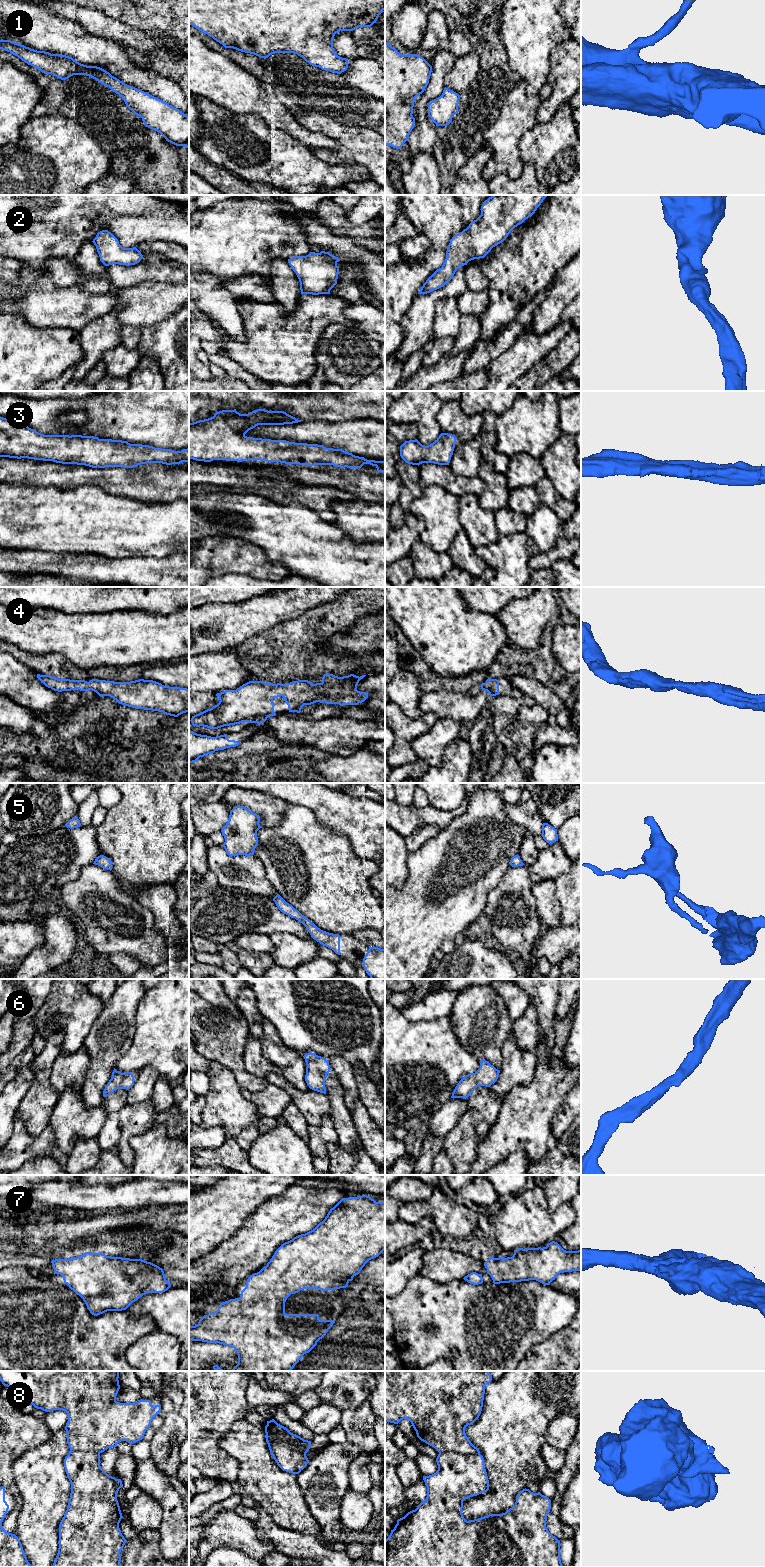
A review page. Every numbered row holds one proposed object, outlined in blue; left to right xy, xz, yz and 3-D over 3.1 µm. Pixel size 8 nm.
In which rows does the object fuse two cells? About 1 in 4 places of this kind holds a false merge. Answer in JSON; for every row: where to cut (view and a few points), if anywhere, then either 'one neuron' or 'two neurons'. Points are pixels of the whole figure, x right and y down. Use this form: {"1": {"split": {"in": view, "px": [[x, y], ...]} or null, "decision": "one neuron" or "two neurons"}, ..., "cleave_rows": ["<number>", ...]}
{"1": {"split": null, "decision": "one neuron"}, "2": {"split": null, "decision": "one neuron"}, "3": {"split": null, "decision": "one neuron"}, "4": {"split": null, "decision": "one neuron"}, "5": {"split": null, "decision": "one neuron"}, "6": {"split": null, "decision": "one neuron"}, "7": {"split": null, "decision": "one neuron"}, "8": {"split": {"in": "xz", "px": [[265, 1428], [275, 1430], [281, 1435], [287, 1435], [289, 1440]]}, "decision": "two neurons"}, "cleave_rows": ["8"]}

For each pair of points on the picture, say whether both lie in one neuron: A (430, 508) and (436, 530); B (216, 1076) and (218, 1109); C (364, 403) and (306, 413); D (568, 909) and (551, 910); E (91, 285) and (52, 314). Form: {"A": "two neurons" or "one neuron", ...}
{"A": "one neuron", "B": "one neuron", "C": "one neuron", "D": "two neurons", "E": "two neurons"}

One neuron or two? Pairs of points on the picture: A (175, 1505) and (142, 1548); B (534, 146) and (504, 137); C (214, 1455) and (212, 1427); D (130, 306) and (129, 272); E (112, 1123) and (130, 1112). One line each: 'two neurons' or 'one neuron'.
A: two neurons
B: two neurons
C: one neuron
D: two neurons
E: two neurons

